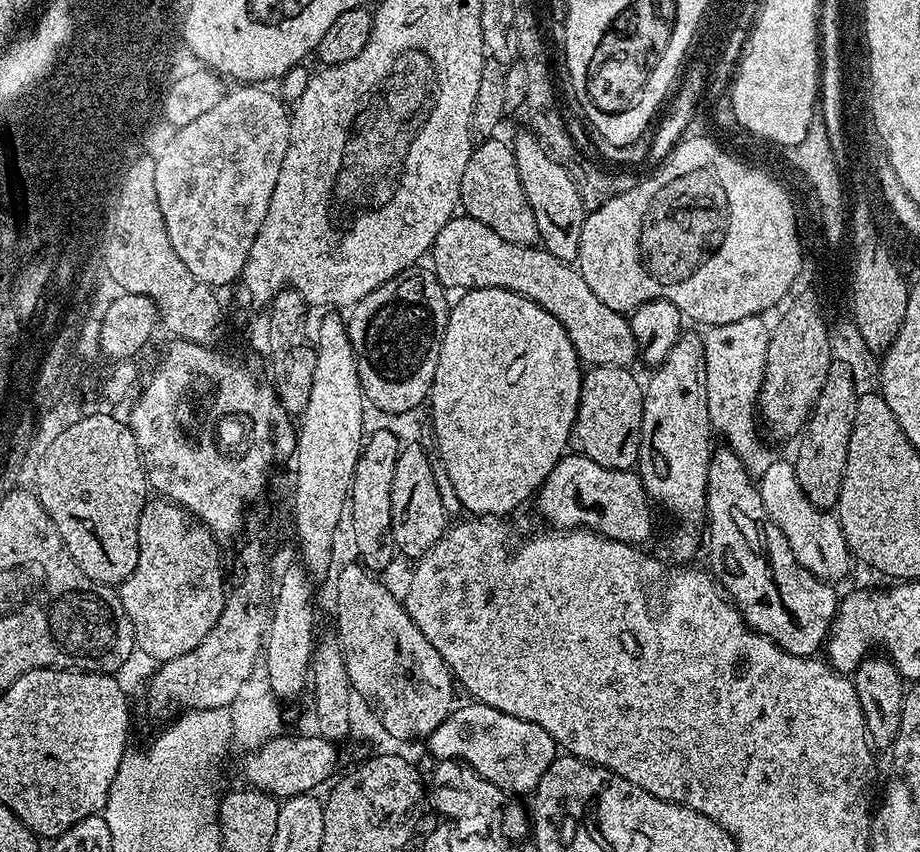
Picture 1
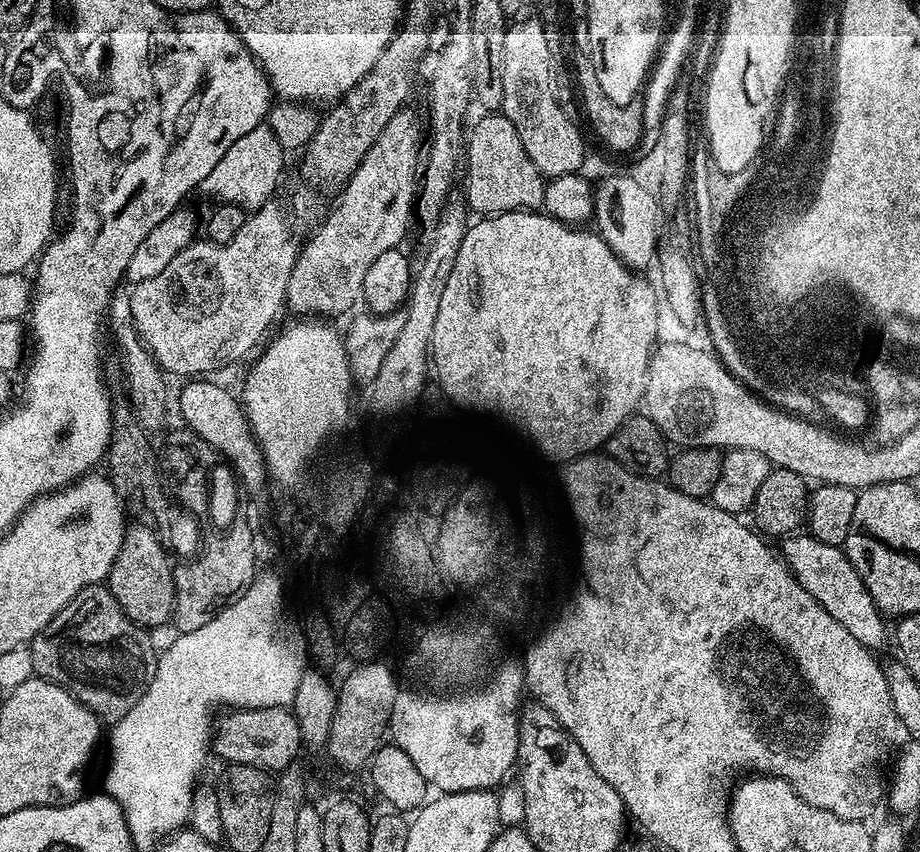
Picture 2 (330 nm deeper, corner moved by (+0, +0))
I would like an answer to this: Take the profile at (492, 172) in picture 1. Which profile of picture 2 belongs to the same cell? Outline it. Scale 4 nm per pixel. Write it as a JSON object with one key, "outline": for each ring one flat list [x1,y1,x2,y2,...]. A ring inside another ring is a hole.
{"outline":[[484,114,476,125,466,132,466,173,463,177,468,190,466,203,473,213,495,214,498,212,523,212,540,210,544,207,544,186,546,177,530,162,530,154,522,150,522,138,518,138,518,130,514,130,514,122,502,114]]}

